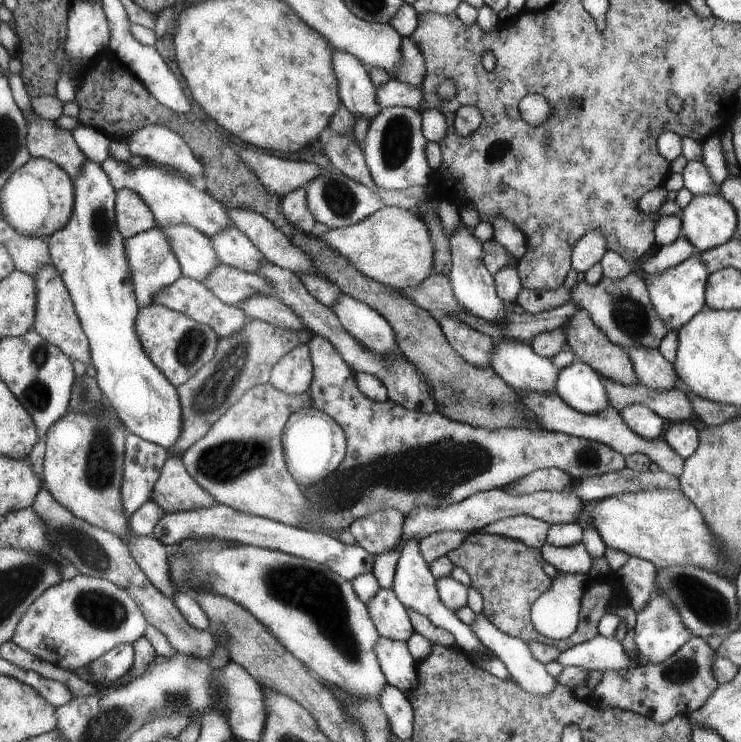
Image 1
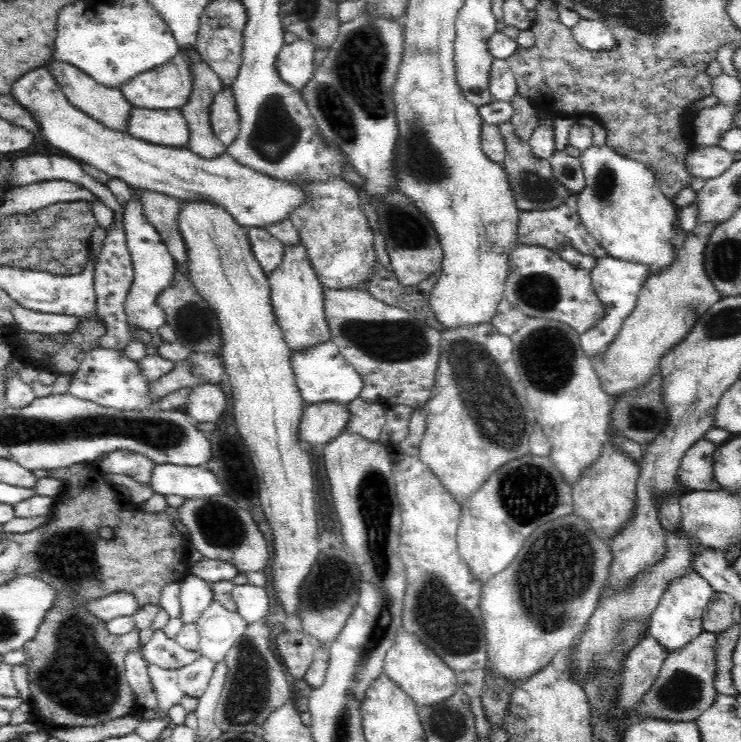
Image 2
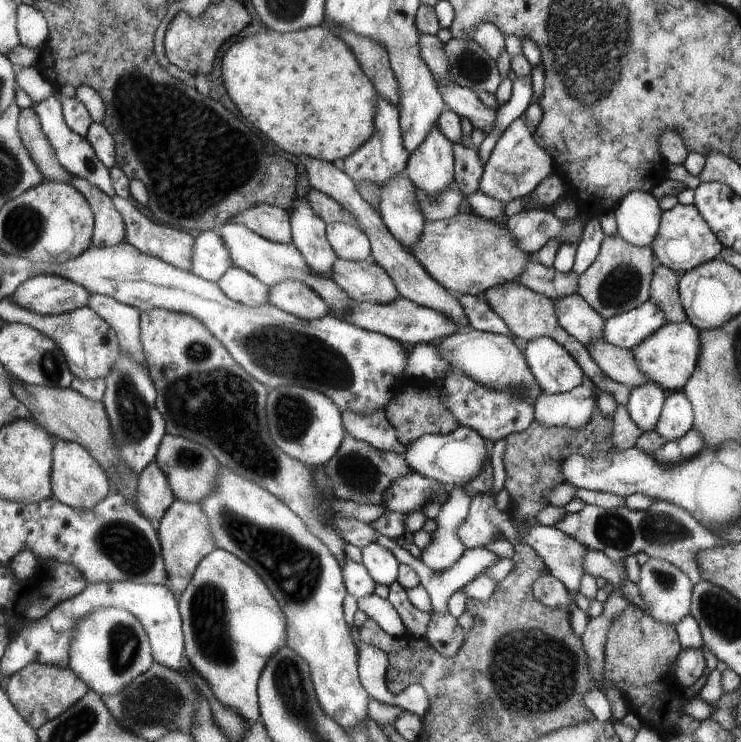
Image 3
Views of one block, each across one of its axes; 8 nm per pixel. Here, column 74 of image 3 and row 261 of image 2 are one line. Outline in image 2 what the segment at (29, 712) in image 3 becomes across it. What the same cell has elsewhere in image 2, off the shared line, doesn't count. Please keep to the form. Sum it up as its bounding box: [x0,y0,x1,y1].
[590,221,723,398]

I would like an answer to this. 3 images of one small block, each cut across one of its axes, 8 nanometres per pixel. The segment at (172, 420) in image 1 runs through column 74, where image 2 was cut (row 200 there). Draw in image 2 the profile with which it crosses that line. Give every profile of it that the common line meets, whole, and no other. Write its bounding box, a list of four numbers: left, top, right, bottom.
[11,67,304,228]

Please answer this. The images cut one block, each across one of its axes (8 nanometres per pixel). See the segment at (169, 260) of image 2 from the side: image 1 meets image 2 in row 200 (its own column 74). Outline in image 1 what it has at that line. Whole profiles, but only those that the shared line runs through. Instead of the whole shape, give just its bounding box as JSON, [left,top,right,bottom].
[73,125,113,164]

